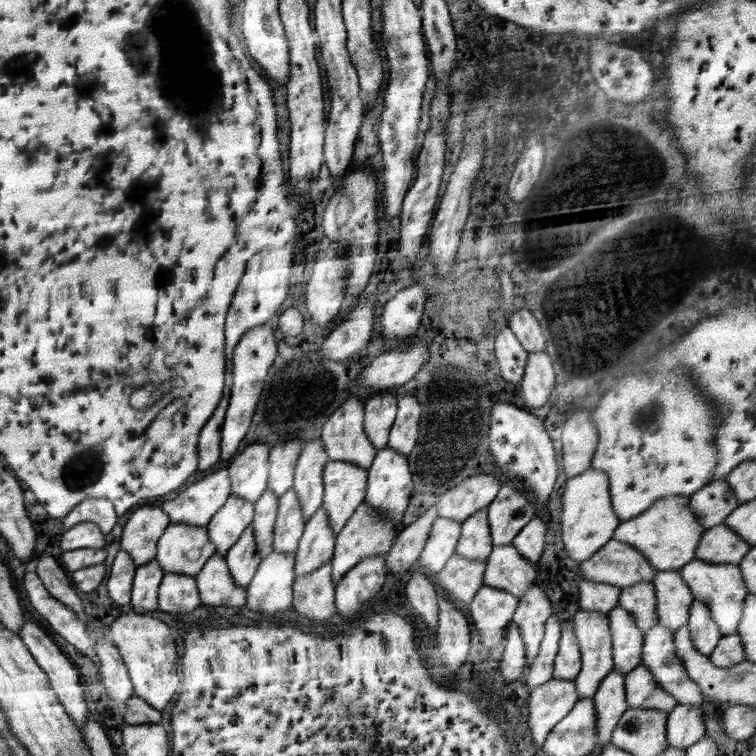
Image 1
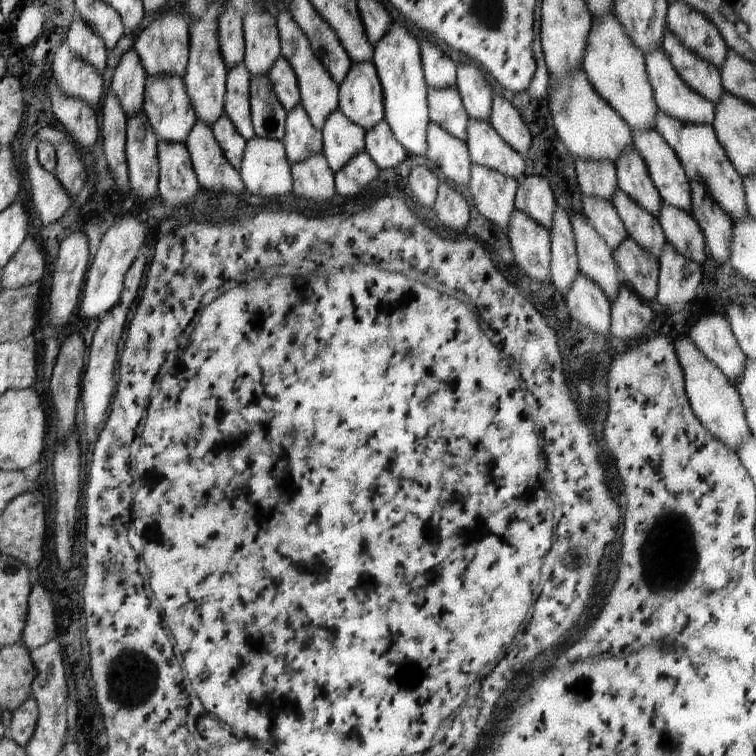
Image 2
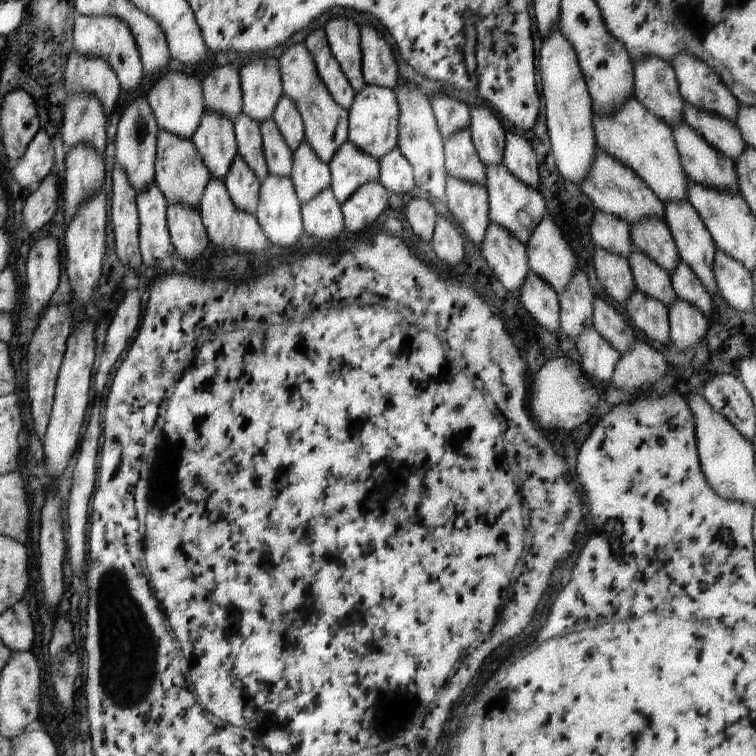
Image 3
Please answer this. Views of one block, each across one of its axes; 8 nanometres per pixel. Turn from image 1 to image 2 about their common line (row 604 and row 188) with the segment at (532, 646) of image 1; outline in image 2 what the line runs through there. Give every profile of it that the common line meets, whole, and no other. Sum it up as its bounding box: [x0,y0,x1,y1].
[515,175,557,230]

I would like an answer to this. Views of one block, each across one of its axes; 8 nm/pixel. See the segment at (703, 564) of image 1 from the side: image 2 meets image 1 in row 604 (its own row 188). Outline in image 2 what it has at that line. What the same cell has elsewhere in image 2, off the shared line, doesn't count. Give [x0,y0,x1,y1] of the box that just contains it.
[653,110,749,221]

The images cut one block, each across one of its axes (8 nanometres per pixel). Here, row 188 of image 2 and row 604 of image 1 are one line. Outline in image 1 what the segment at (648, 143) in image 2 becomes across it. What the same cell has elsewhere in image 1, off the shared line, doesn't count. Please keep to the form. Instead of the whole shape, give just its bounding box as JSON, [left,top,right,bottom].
[651,570,695,631]

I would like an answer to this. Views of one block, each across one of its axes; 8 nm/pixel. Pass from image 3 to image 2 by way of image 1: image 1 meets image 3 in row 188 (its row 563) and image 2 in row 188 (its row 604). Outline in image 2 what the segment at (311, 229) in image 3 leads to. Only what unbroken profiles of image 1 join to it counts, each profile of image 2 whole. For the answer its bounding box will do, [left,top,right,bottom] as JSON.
[291,152,336,200]

